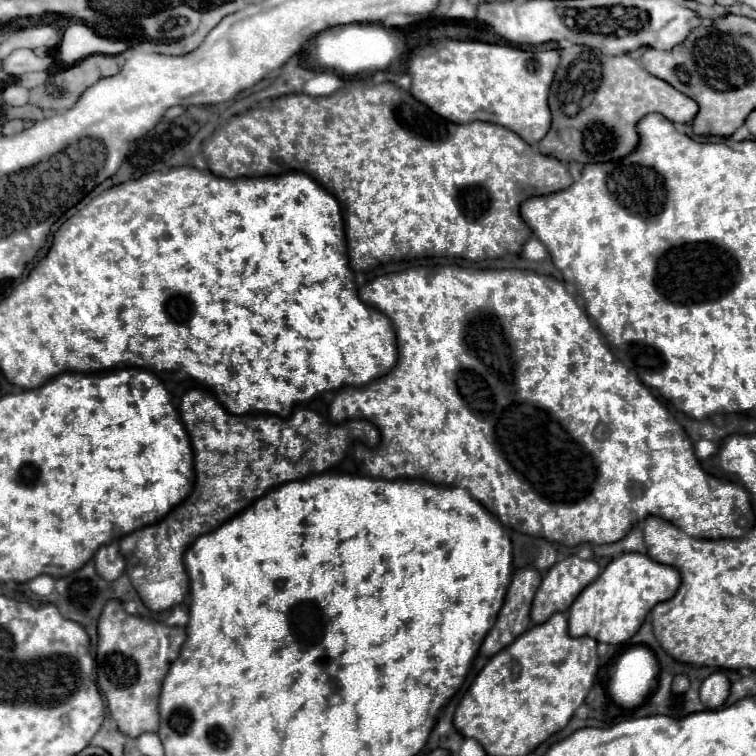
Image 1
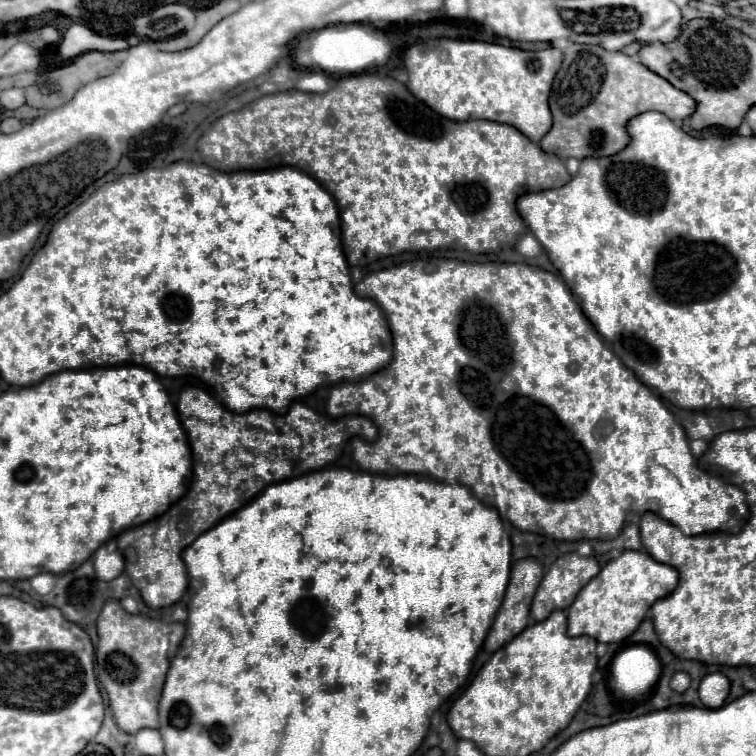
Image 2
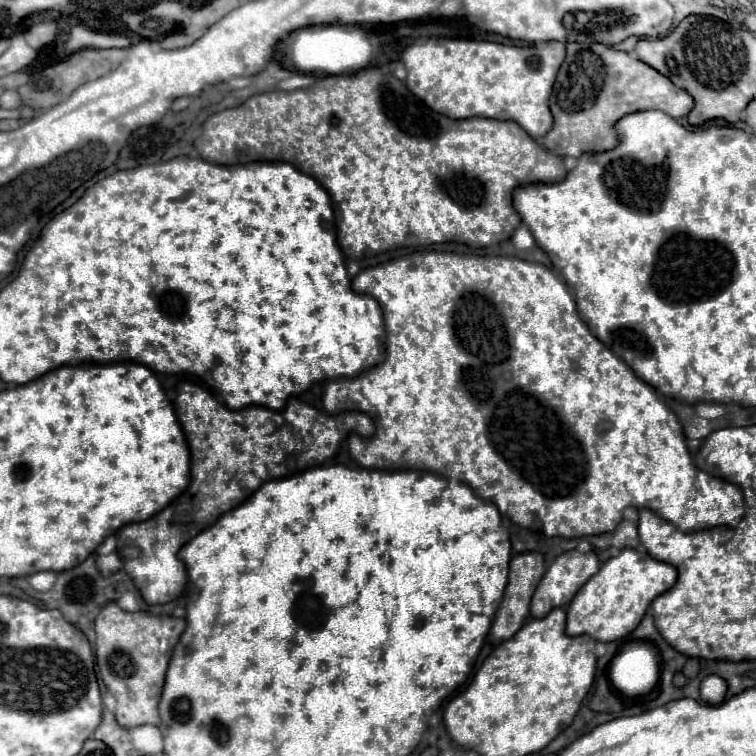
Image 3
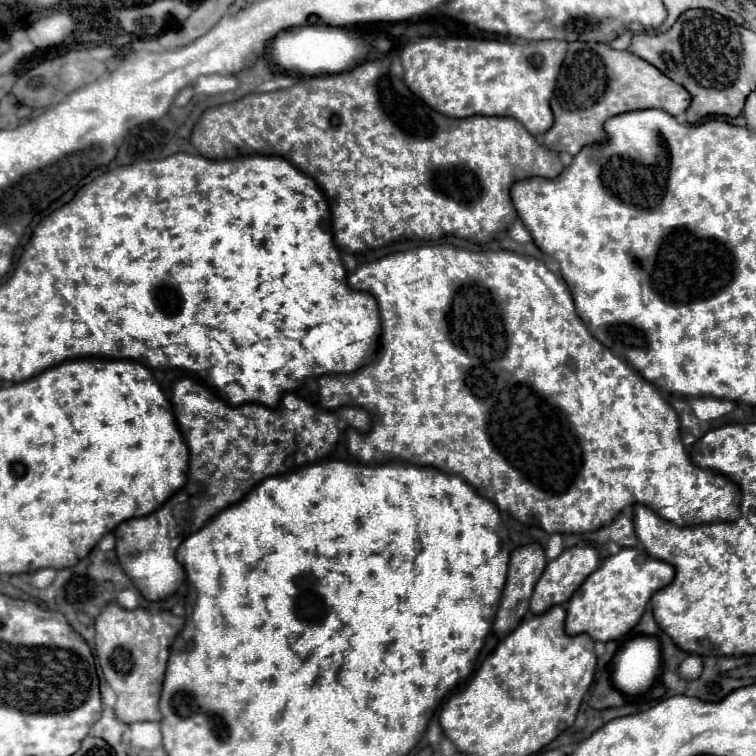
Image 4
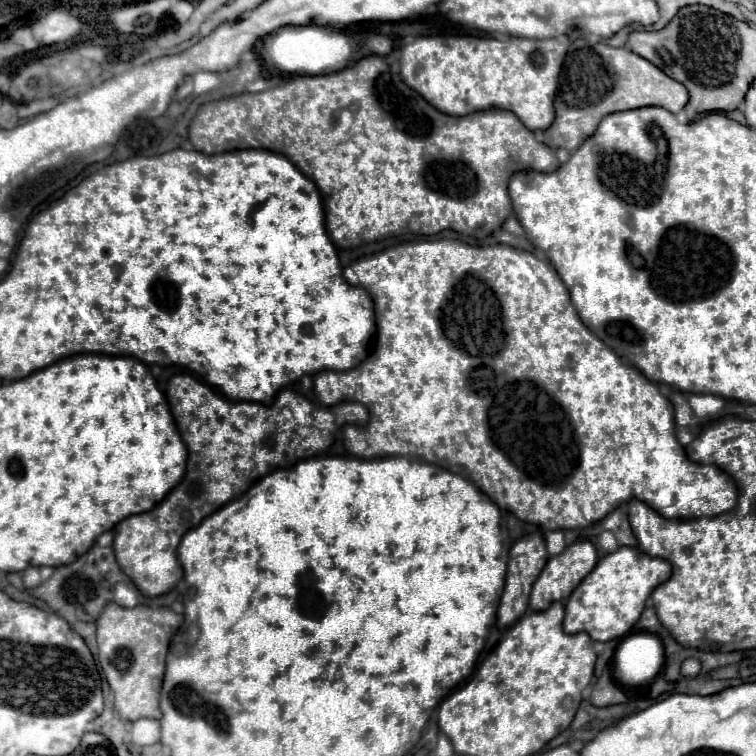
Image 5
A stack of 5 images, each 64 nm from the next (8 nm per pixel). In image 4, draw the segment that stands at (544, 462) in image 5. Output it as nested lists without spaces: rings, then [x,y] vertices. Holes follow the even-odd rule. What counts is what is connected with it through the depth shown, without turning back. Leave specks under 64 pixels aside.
[[[428,244],[416,246],[404,252],[388,254],[380,260],[360,264],[352,274],[348,274],[348,284],[356,290],[366,290],[378,302],[380,320],[382,320],[382,338],[380,338],[380,354],[374,362],[362,366],[352,374],[328,374],[318,378],[320,386],[320,406],[326,410],[336,410],[344,404],[356,404],[368,410],[372,418],[370,434],[360,434],[354,428],[346,430],[348,450],[350,454],[364,464],[384,464],[392,460],[410,462],[418,466],[434,466],[448,474],[458,474],[466,482],[470,482],[480,496],[492,500],[500,510],[510,512],[520,522],[536,522],[548,534],[552,532],[590,532],[598,530],[614,520],[624,506],[632,506],[640,502],[652,508],[664,520],[670,520],[678,526],[692,526],[716,520],[736,520],[740,516],[740,490],[736,484],[712,470],[702,470],[694,466],[680,442],[680,422],[674,408],[662,398],[660,390],[642,380],[642,376],[628,366],[624,360],[616,358],[604,344],[600,344],[584,326],[574,310],[574,300],[560,276],[546,268],[542,260],[526,258],[524,254],[516,254],[510,250],[484,250],[472,252],[448,244]],[[450,318],[450,320],[448,320]],[[468,332],[468,336],[464,336]],[[460,366],[468,366],[462,372]],[[464,376],[464,378],[462,378]],[[460,378],[460,380],[458,380]],[[458,380],[458,382],[456,382]],[[462,382],[460,390],[458,384]],[[580,476],[580,478],[574,478]],[[576,484],[576,492],[568,494],[568,490]]]

